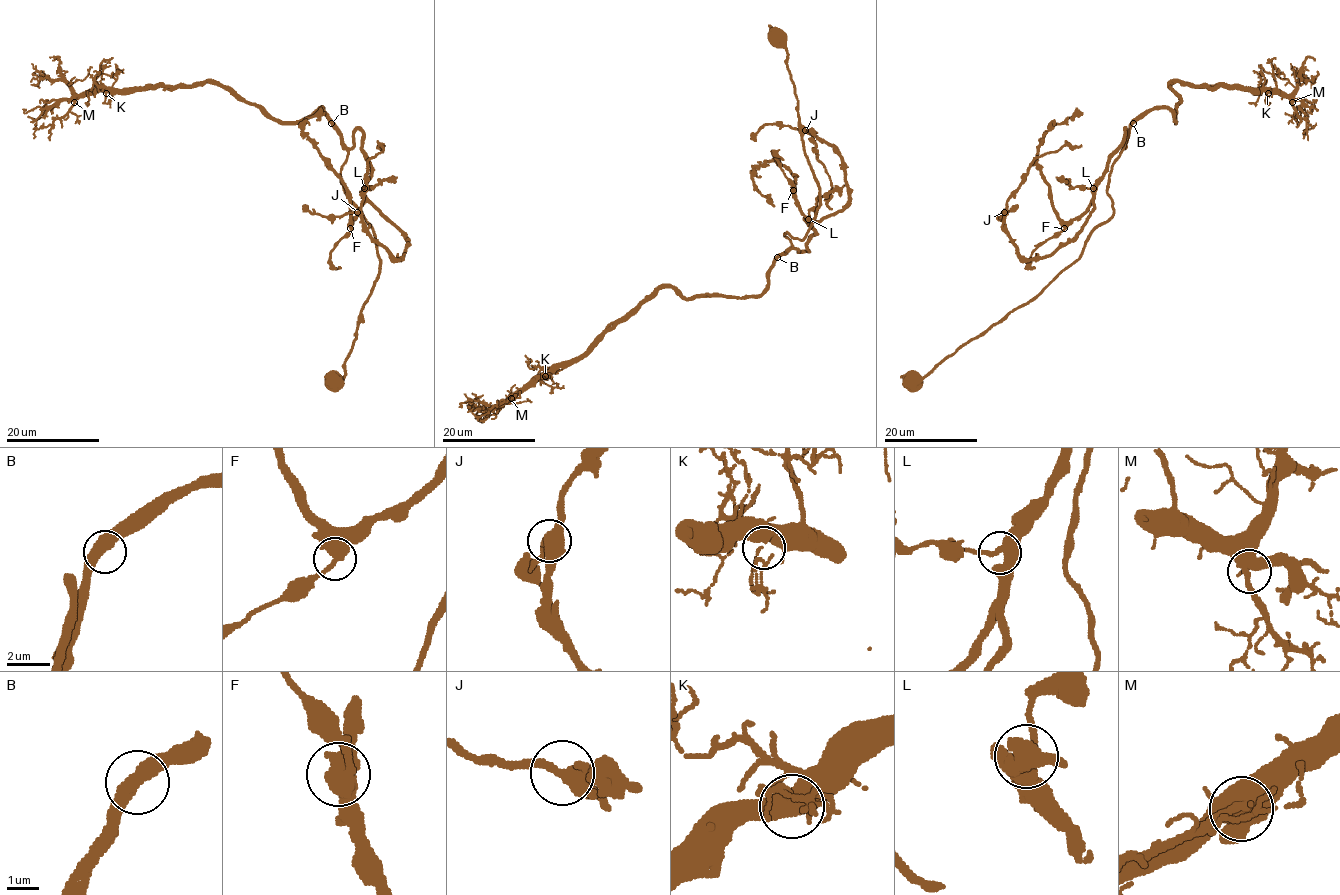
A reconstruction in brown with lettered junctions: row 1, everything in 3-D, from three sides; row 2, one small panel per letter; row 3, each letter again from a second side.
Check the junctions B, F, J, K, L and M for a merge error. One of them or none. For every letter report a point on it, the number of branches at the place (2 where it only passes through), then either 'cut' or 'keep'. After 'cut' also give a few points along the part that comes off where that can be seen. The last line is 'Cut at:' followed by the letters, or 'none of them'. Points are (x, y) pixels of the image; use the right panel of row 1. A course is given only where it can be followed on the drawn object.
B: (1133, 123) | 2 | keep
F: (1064, 228) | 2 | keep
J: (1004, 212) | 3 | keep
K: (1268, 93) | 2 | keep
L: (1093, 188) | 3 | keep
M: (1292, 102) | 2 | keep
Cut at: none of them

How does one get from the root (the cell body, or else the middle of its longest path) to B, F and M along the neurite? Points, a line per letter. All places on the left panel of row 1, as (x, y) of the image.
B: (334, 382), (345, 375), (380, 258), (375, 233), (344, 190), (341, 167), (348, 150), (331, 123)
F: (334, 382), (345, 375), (358, 316), (379, 274), (375, 233), (341, 179), (360, 130), (370, 179), (350, 228)
M: (334, 382), (380, 258), (344, 190), (348, 150), (324, 109), (276, 121), (211, 82), (88, 90), (74, 102)

